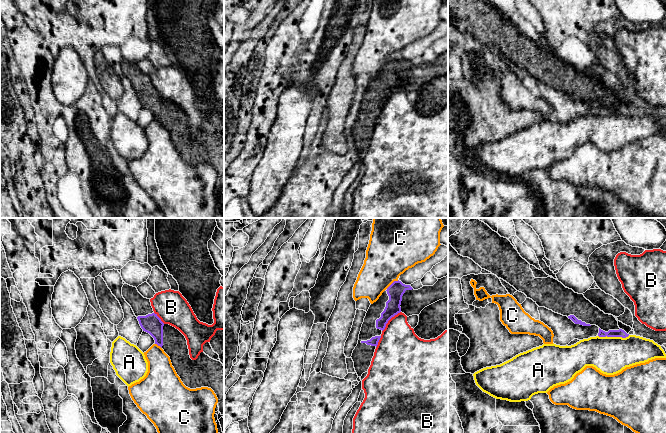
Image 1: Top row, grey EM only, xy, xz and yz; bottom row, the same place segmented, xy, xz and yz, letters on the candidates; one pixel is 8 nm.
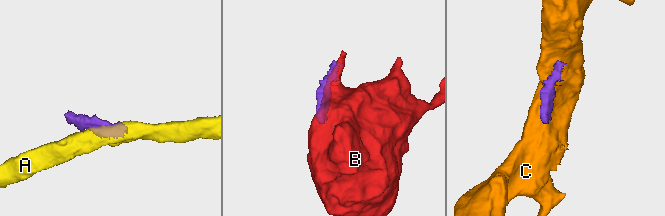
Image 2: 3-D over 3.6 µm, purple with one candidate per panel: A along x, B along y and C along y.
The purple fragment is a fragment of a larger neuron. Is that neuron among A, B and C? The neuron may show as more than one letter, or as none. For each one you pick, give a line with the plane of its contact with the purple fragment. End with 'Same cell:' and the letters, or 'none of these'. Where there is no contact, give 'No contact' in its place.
Same cell: none of these

